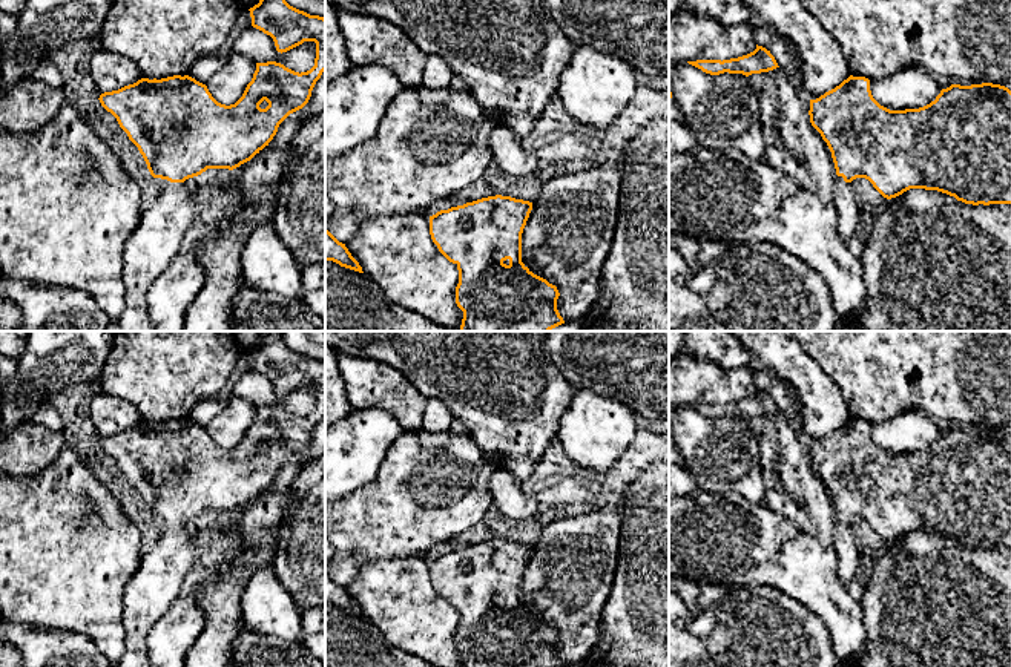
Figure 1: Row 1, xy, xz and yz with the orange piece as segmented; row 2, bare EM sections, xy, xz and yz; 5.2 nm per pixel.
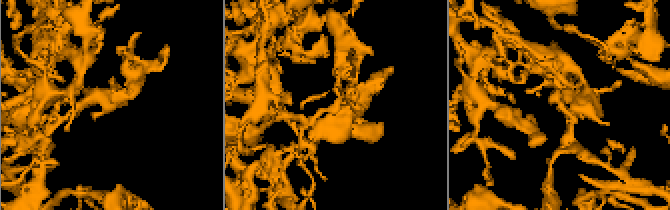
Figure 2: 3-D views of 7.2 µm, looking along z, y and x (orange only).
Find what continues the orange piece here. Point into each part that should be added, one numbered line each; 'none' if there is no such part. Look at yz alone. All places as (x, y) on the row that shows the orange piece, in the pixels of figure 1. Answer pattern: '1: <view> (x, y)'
1: yz (849, 215)

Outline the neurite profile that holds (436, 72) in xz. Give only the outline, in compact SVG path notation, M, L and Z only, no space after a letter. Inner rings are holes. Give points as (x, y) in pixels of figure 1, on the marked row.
M426 55L422 84L430 89L448 87L454 74L437 55Z

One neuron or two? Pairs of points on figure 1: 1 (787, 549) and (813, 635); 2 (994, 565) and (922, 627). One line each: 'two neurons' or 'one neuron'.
1: two neurons
2: one neuron

